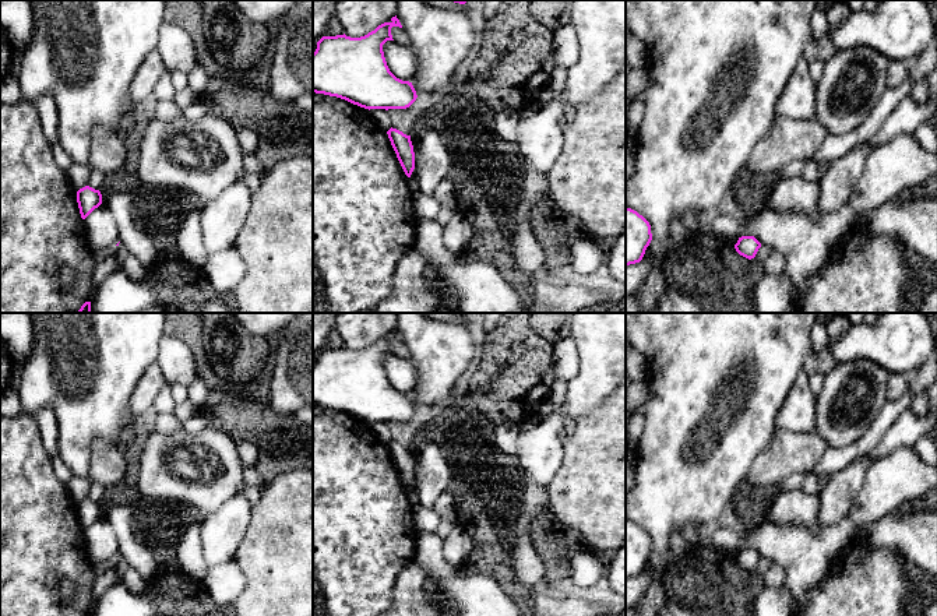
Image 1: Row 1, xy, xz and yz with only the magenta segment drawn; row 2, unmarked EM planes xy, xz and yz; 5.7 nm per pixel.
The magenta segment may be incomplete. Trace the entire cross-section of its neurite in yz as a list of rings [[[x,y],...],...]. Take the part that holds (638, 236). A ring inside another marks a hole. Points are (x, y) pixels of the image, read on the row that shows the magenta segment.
[[[626,208],[626,265],[640,263],[652,240],[649,222],[631,208]]]

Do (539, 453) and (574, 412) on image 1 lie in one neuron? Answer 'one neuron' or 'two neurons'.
one neuron

